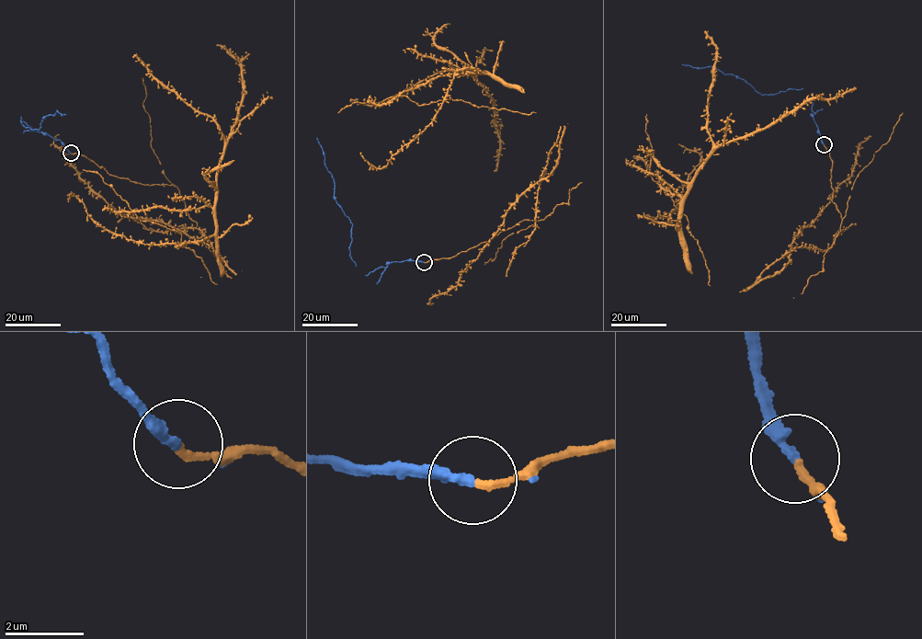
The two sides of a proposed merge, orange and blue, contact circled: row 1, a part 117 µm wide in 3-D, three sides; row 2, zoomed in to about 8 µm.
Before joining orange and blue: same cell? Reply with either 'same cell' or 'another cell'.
same cell

